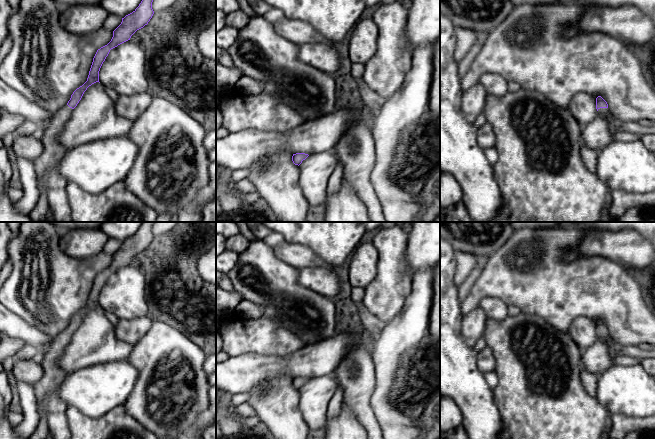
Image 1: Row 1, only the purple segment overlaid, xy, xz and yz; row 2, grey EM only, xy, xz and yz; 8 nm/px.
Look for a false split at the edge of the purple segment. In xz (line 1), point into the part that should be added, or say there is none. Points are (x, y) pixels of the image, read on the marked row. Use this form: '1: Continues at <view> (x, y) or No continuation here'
1: No continuation here

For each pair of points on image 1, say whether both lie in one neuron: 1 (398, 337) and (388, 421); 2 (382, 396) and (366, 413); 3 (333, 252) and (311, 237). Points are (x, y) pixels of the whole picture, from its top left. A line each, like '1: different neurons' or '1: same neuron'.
1: same neuron
2: different neurons
3: same neuron

